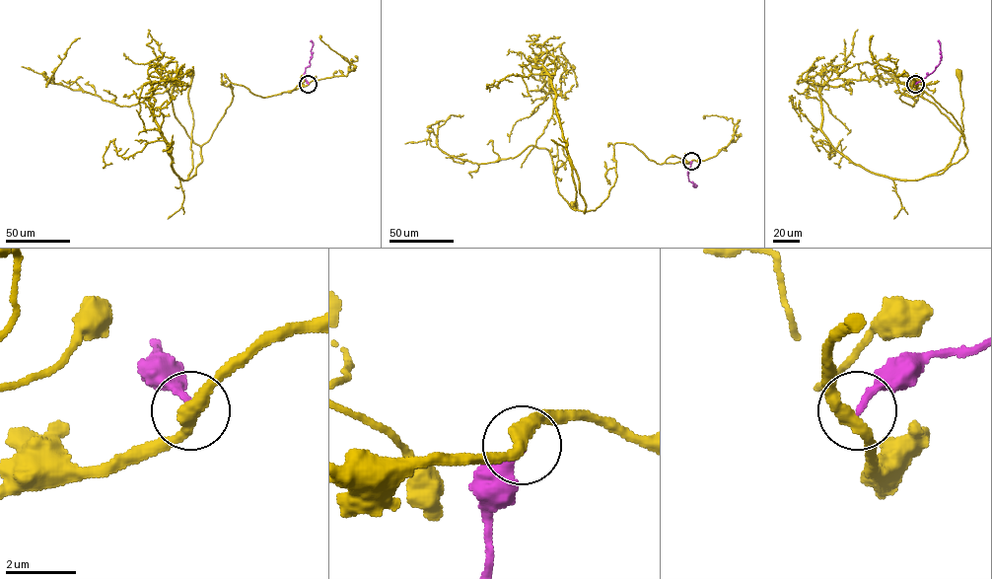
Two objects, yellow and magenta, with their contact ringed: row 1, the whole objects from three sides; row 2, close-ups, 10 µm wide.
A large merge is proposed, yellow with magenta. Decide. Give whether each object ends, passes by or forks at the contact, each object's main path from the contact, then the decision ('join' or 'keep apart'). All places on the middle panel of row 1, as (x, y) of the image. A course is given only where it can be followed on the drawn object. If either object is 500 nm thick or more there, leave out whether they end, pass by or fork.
yellow passes by; magenta ends; course yellow (692, 161), (657, 164), (632, 144), (616, 142), (608, 195), (584, 213), (572, 166), (577, 207), (572, 205); course magenta (692, 161), (687, 175), (694, 183); keep apart

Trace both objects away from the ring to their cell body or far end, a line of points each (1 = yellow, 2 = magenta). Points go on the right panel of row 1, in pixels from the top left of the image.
1: (915, 84), (914, 97), (896, 84), (949, 112), (967, 149), (920, 179), (944, 170), (959, 142), (959, 73)
2: (915, 84), (940, 63), (938, 40)

